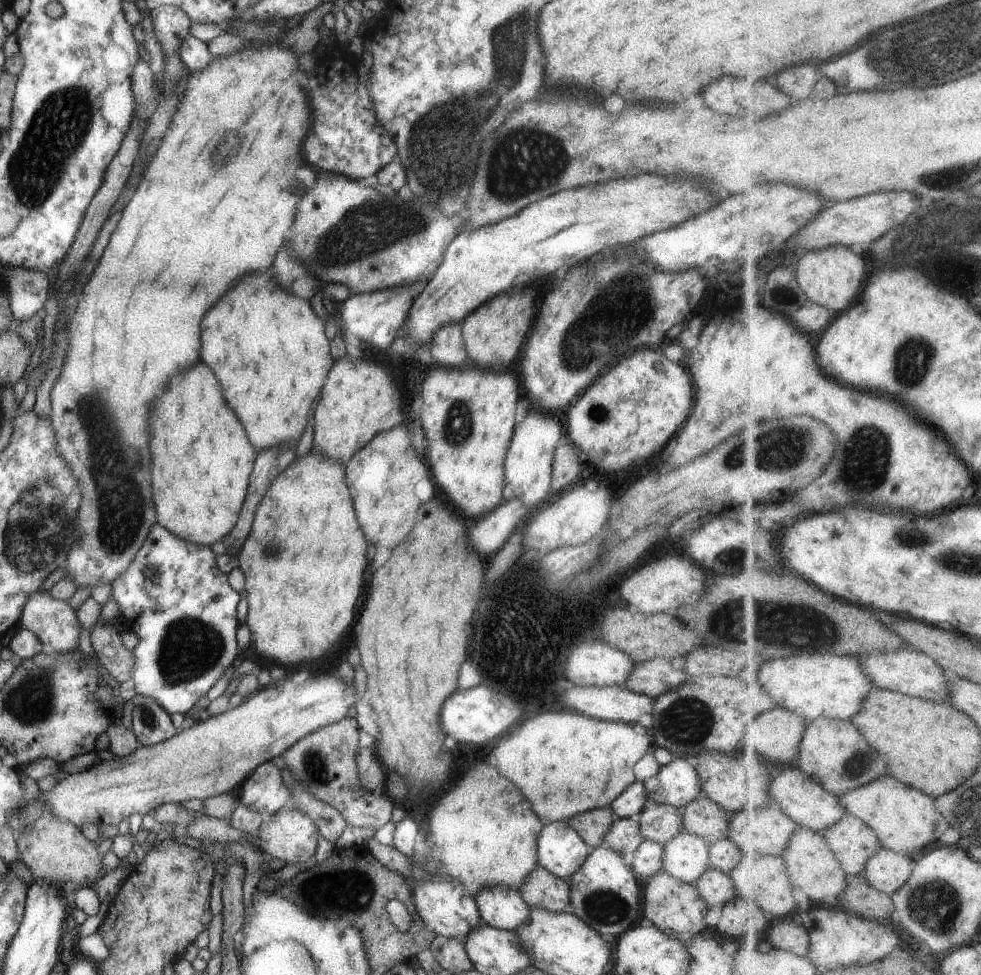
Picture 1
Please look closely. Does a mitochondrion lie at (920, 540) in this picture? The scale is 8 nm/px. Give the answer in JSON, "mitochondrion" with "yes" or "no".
{"mitochondrion":"yes"}

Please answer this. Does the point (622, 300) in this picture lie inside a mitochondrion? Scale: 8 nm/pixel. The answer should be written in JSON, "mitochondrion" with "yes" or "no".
{"mitochondrion":"yes"}

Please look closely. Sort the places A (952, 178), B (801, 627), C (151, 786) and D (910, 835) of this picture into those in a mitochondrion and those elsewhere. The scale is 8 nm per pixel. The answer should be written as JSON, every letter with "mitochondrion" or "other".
{"A":"mitochondrion","B":"mitochondrion","C":"other","D":"other"}

